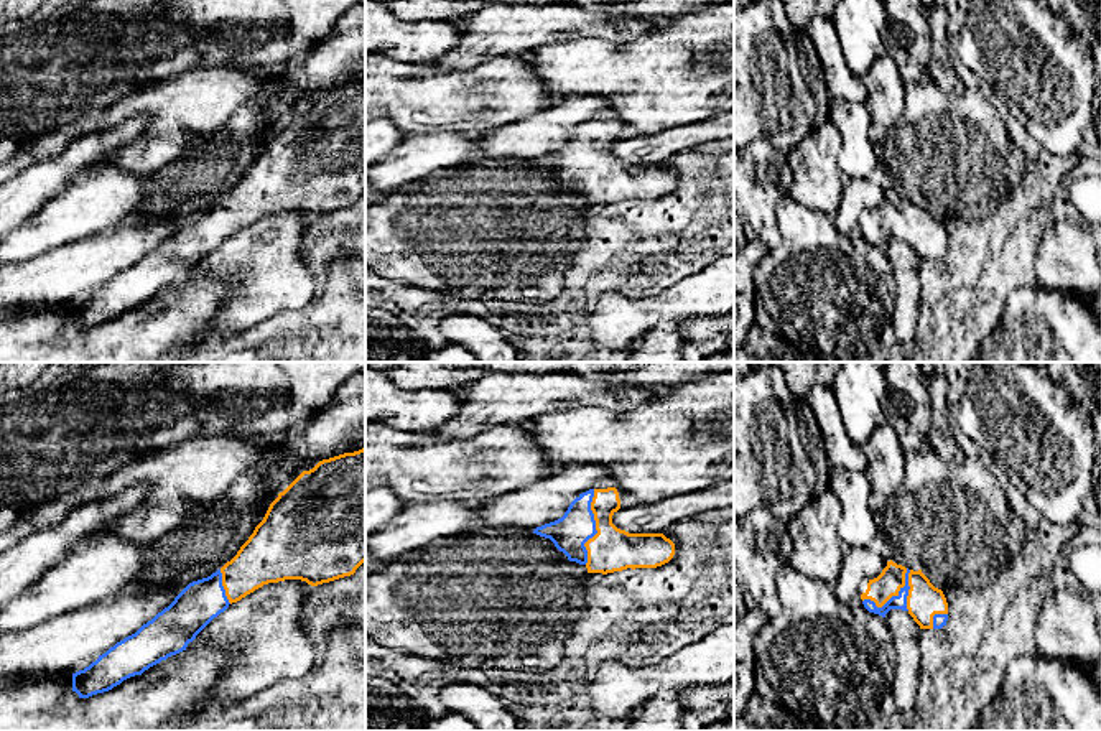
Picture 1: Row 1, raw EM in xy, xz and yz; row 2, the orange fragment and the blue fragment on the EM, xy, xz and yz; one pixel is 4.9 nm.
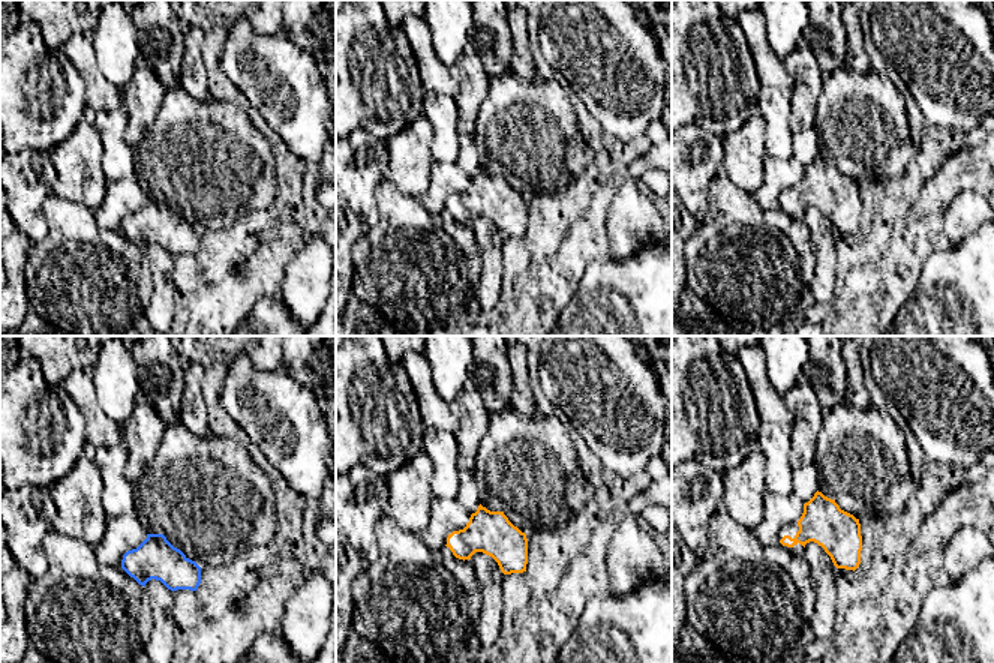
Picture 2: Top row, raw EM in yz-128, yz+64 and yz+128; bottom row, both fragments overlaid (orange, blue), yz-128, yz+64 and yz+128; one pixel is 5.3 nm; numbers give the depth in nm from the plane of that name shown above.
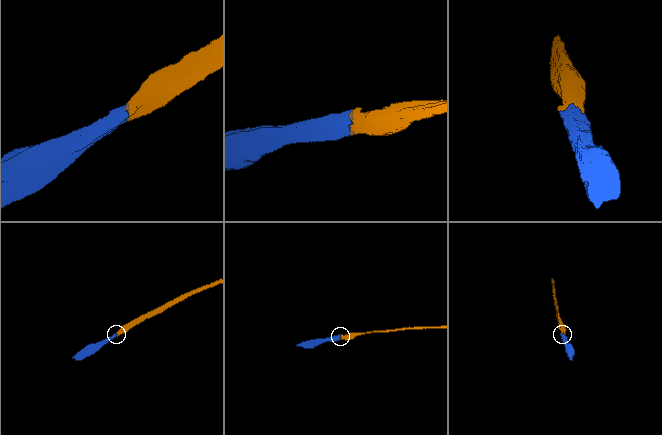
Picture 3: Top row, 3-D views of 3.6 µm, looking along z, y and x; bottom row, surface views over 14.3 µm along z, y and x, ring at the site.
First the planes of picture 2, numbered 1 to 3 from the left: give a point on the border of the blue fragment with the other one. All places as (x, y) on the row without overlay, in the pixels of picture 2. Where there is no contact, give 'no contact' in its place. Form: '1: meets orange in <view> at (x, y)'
1: no contact
2: no contact
3: no contact

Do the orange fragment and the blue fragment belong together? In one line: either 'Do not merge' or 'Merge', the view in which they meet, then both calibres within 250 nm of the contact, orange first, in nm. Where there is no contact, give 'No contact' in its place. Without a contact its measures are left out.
Merge. Touches orange in yz. Thickness 130 nm (orange) against 70 nm

